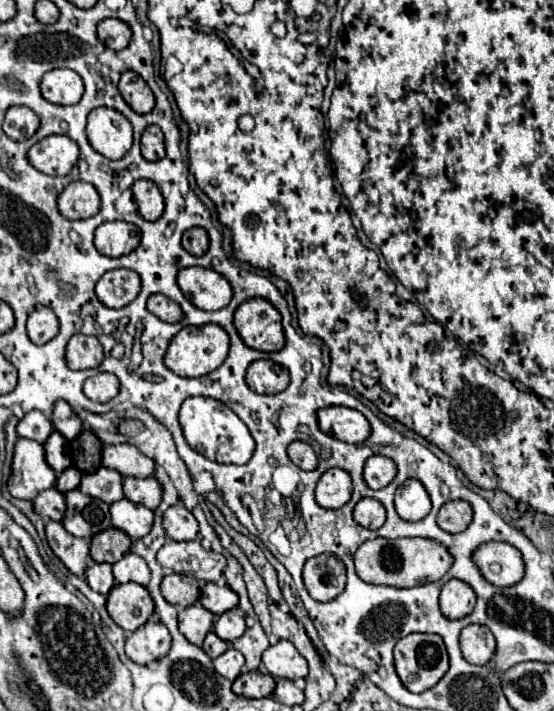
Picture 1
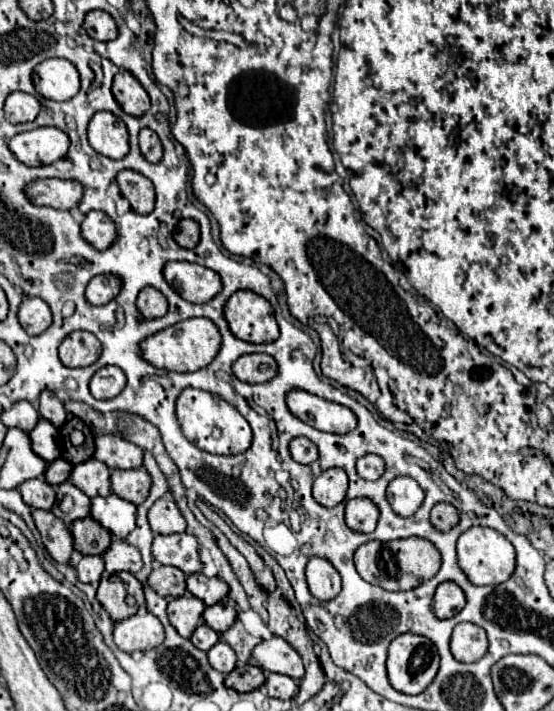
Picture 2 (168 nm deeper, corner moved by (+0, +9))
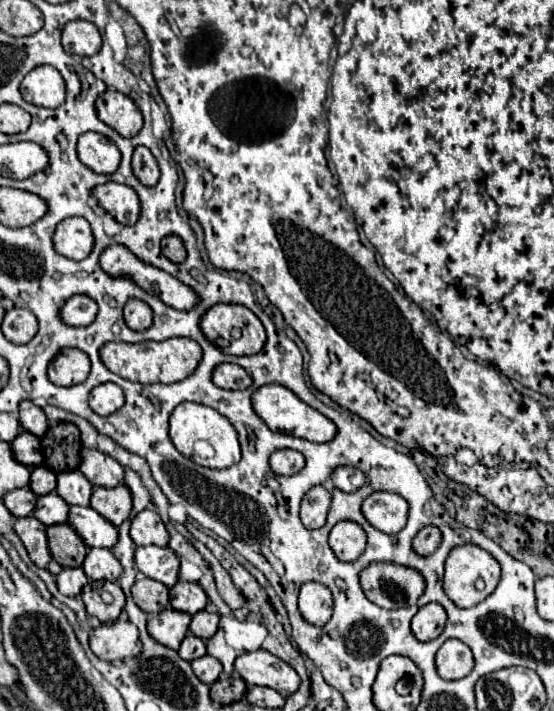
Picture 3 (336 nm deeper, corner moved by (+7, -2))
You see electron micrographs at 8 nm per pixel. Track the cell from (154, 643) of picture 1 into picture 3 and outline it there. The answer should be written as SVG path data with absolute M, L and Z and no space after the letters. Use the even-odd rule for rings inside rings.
M123 611L116 622L94 628L90 636L90 648L102 660L126 660L142 652L142 640L138 628Z

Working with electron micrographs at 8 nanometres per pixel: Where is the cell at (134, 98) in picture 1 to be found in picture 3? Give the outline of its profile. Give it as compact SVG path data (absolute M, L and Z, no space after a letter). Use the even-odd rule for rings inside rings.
M106 90L102 96L98 96L96 112L102 122L124 138L136 136L142 128L142 112L132 98L118 90Z

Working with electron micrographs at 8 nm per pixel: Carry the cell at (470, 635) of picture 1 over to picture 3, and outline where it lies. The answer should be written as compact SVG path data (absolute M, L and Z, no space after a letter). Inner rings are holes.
M446 640L436 654L436 668L444 680L458 680L472 672L474 656L462 640Z

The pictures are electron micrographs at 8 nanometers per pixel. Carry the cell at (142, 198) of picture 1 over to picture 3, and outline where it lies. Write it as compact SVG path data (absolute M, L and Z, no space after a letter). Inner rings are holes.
M106 182L92 190L98 204L120 224L132 226L140 218L140 198L134 188L118 182Z

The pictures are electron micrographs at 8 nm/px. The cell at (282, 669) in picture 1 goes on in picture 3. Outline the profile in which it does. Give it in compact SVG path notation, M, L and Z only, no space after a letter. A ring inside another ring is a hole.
M264 650L246 652L240 658L236 658L234 666L246 684L268 686L288 694L292 694L298 688L300 678L296 670L270 652L264 652Z

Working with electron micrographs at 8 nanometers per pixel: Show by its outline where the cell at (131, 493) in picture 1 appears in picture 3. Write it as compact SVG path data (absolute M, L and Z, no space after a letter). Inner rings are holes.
M120 484L116 488L94 488L92 492L92 504L96 512L100 512L106 520L120 526L132 512L132 492L126 484Z

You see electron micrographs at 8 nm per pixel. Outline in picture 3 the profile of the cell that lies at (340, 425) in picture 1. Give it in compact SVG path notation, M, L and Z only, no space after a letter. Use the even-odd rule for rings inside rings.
M268 384L268 386L262 386L258 388L254 394L252 394L252 404L254 404L254 410L256 414L268 424L270 430L274 432L286 432L286 434L292 434L292 436L298 436L298 438L304 438L304 440L310 440L310 442L330 442L334 440L334 436L338 434L336 430L336 424L332 420L328 420L324 414L320 414L318 410L310 408L308 404L304 404L298 396L294 396L294 392L290 392L286 386L280 386L280 384Z

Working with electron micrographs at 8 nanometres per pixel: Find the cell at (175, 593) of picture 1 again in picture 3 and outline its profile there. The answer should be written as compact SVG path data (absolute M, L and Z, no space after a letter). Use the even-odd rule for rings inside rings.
M144 578L136 580L132 586L132 596L134 602L144 610L144 612L160 612L170 604L170 590L158 580Z

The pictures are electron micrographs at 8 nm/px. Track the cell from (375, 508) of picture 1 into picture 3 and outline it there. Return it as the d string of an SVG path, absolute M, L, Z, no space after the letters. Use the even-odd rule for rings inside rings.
M344 520L338 522L330 532L330 548L336 552L340 560L352 562L356 560L366 548L366 532L360 524Z

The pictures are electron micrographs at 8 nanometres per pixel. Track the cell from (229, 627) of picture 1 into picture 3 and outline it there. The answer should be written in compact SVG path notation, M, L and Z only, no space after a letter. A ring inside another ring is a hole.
M198 612L192 616L192 622L190 622L190 632L202 640L210 640L216 630L218 630L218 624L220 624L220 616L218 614L210 614L210 612Z

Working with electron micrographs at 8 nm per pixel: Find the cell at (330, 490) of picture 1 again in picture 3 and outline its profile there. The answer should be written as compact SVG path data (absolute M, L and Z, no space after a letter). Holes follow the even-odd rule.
M322 484L314 486L310 492L306 492L306 496L302 500L302 508L300 508L302 524L310 530L324 526L330 504L332 504L330 490L326 490Z

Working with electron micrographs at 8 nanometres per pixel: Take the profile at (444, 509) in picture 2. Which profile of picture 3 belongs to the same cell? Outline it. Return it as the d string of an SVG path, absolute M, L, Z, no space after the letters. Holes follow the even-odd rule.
M424 526L424 528L416 534L412 546L414 546L414 550L416 550L418 554L428 556L428 554L432 554L432 552L440 546L440 540L442 540L440 528L436 528L436 526Z

